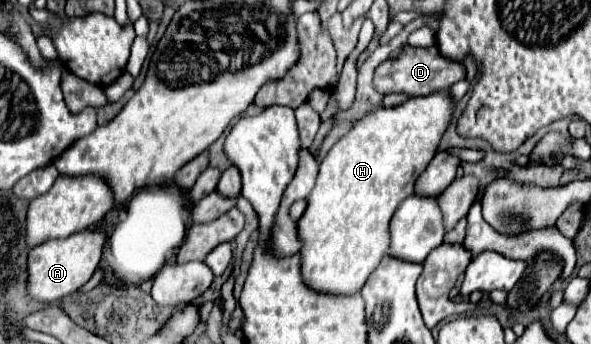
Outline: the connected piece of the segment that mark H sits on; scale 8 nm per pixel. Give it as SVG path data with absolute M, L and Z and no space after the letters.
M450 91L426 97L410 97L396 107L380 107L364 115L322 159L316 187L308 197L308 207L298 221L302 239L302 277L306 285L322 293L352 295L362 289L368 275L378 267L390 247L390 219L398 205L412 195L416 179L432 161L444 131L450 125L454 99Z

